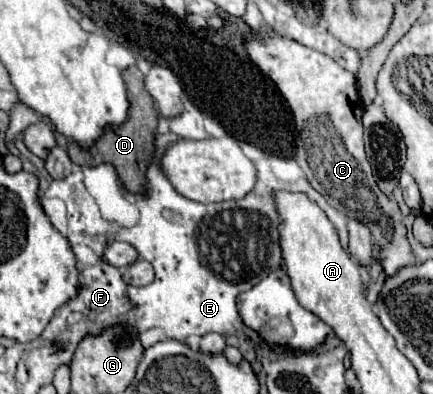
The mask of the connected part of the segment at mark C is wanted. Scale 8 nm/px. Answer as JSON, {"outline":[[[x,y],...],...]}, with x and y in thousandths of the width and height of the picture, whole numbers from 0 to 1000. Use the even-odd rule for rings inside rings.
{"outline":[[[614,58],[568,99],[568,129],[582,160],[591,160],[637,211],[642,231],[665,256],[697,358],[684,373],[684,409],[707,439],[716,470],[799,551],[831,556],[859,581],[859,607],[864,622],[878,627],[878,668],[891,698],[910,698],[933,673],[956,673],[961,657],[938,612],[938,576],[924,530],[915,510],[887,500],[859,454],[855,414],[841,388],[836,266],[818,190],[790,175],[758,140],[633,84]]]}

